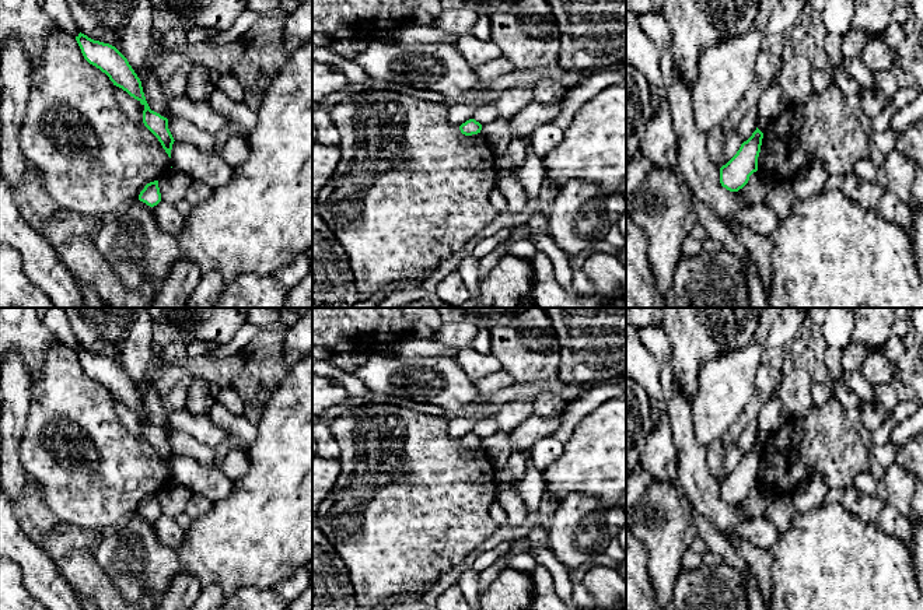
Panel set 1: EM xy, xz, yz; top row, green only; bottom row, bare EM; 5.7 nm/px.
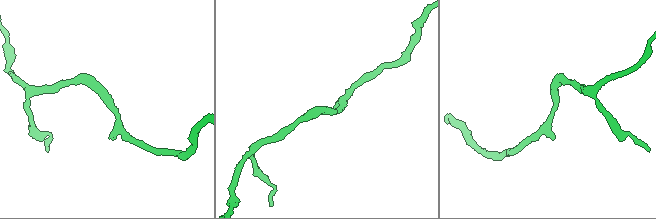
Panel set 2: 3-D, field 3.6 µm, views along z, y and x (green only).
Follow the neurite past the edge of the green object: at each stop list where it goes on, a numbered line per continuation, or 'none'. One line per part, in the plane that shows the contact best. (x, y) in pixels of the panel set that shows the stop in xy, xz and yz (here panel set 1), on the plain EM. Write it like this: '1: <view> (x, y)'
none

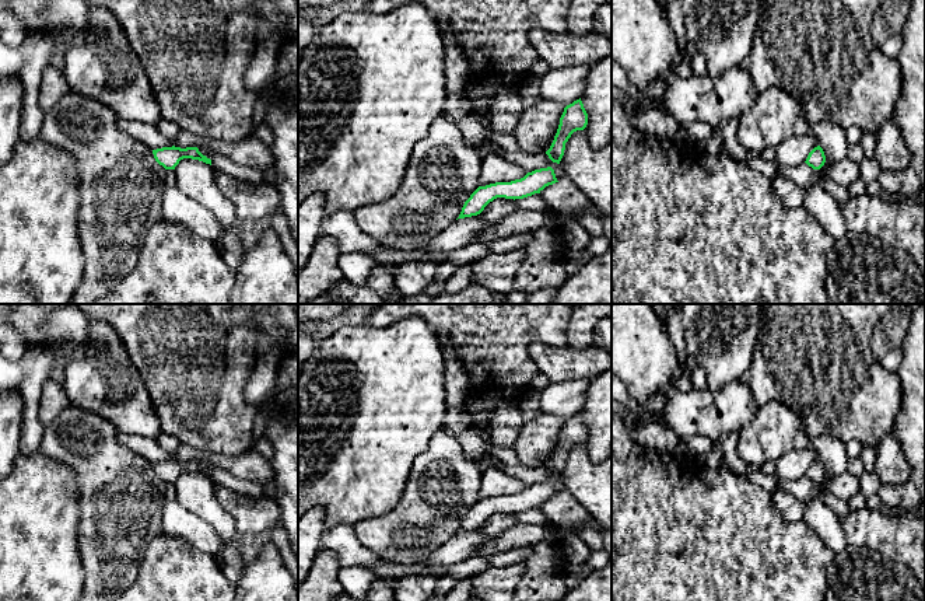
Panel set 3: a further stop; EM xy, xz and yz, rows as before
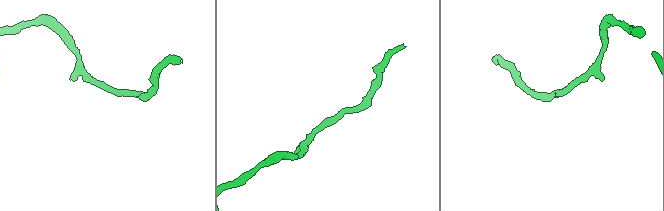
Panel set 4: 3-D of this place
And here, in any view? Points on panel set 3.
none

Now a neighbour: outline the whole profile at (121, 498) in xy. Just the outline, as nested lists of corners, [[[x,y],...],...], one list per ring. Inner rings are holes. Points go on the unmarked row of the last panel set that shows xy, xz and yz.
[[[69,405],[45,427],[39,450],[49,460],[66,465],[77,479],[80,496],[78,549],[85,576],[78,601],[113,601],[133,586],[146,549],[154,538],[162,534],[167,483],[155,475],[153,462],[119,443],[118,430],[108,419],[73,405]]]

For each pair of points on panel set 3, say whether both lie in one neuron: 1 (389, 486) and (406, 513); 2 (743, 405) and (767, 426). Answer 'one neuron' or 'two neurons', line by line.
1: two neurons
2: two neurons

